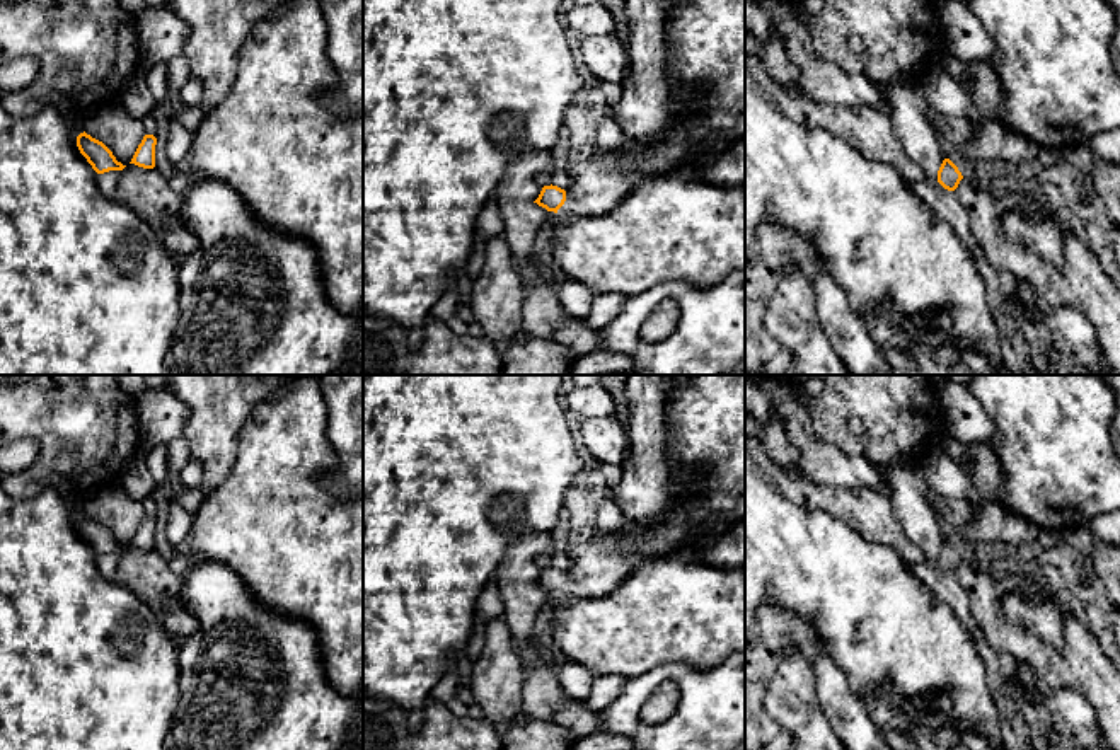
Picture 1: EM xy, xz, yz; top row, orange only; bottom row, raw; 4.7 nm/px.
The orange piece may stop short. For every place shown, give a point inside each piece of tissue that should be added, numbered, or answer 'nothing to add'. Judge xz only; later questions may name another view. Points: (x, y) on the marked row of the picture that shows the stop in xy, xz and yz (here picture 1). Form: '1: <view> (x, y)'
1: xz (704, 38)

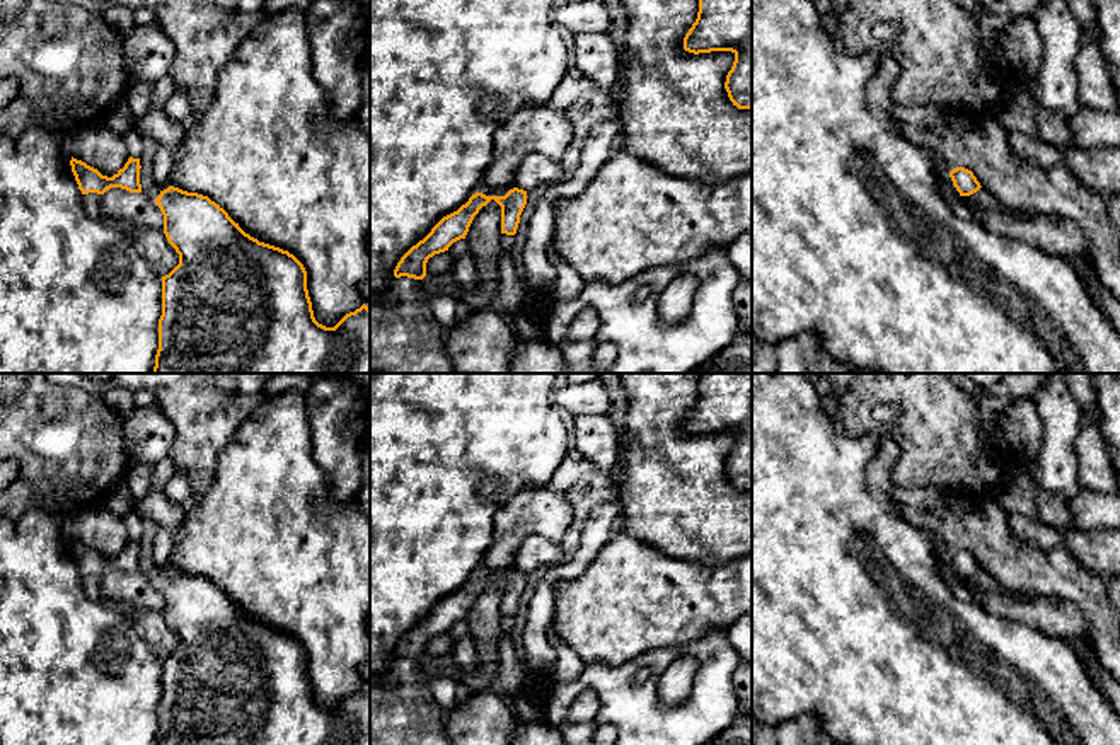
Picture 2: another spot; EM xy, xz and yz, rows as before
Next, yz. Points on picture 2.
nothing to add

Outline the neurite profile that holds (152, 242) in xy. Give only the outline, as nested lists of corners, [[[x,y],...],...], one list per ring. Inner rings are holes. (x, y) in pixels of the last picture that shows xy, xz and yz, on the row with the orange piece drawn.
[[[164,228],[138,230],[131,235],[131,240],[162,276],[179,264],[179,254],[169,244]]]

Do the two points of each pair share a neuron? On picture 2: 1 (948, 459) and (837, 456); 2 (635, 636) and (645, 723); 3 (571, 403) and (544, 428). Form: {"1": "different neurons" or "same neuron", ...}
{"1": "different neurons", "2": "different neurons", "3": "different neurons"}

